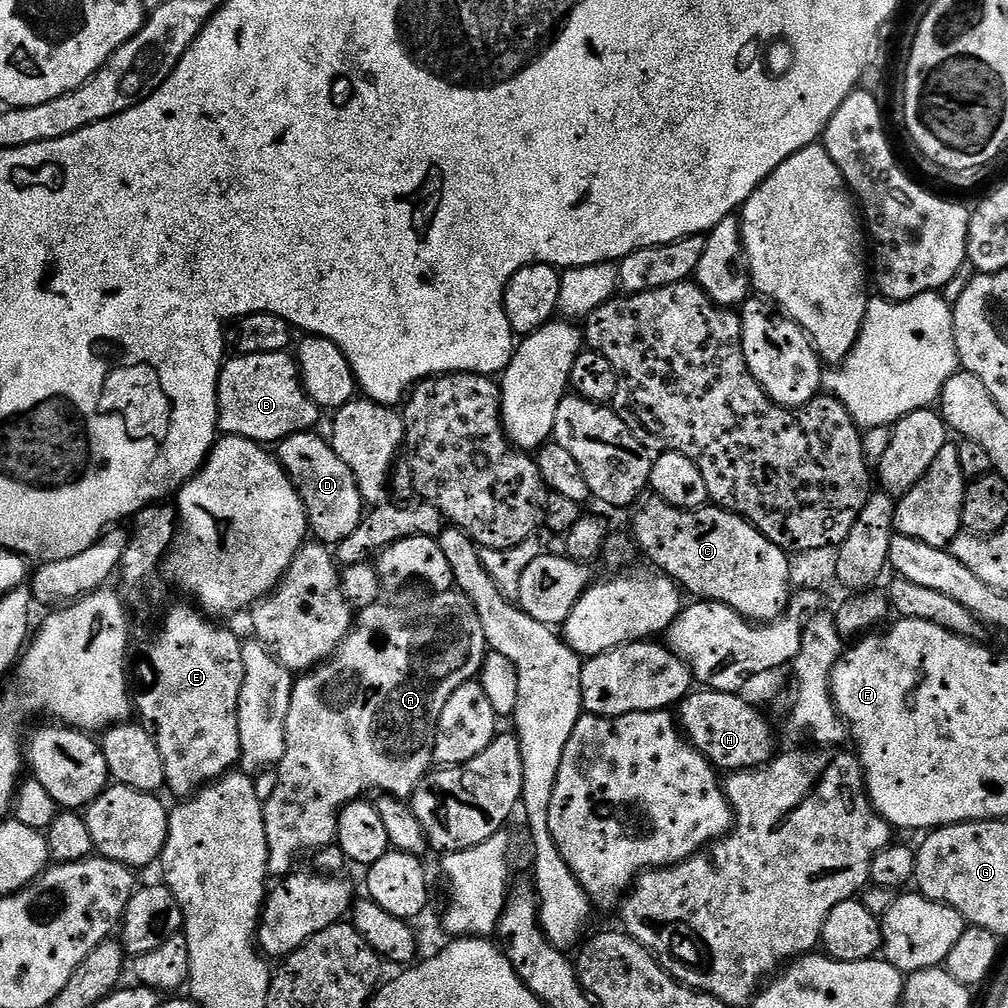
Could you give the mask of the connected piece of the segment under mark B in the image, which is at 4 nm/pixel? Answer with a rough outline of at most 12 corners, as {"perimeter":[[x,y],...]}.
{"perimeter":[[239,354],[218,377],[219,431],[265,446],[322,416],[295,355]]}

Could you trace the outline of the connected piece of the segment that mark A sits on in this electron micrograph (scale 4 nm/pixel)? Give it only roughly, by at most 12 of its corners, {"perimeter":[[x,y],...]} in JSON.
{"perimeter":[[459,590],[359,609],[293,683],[268,871],[411,797],[490,649]]}

